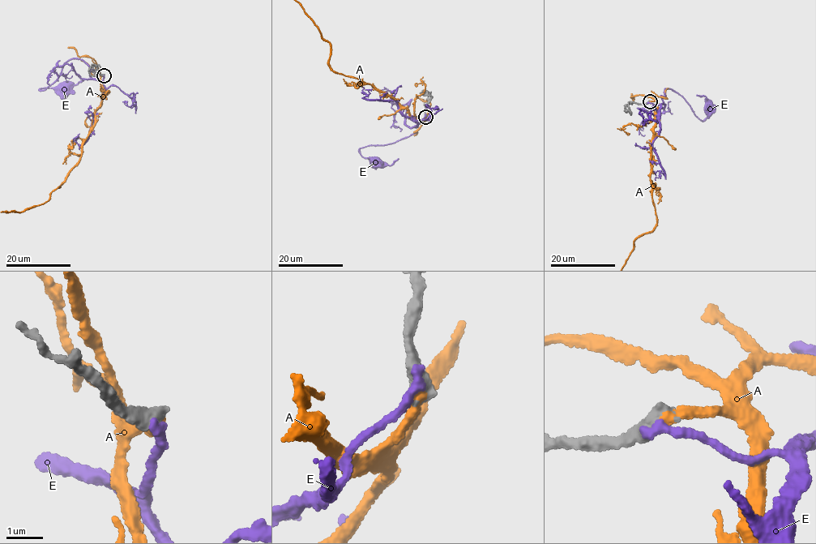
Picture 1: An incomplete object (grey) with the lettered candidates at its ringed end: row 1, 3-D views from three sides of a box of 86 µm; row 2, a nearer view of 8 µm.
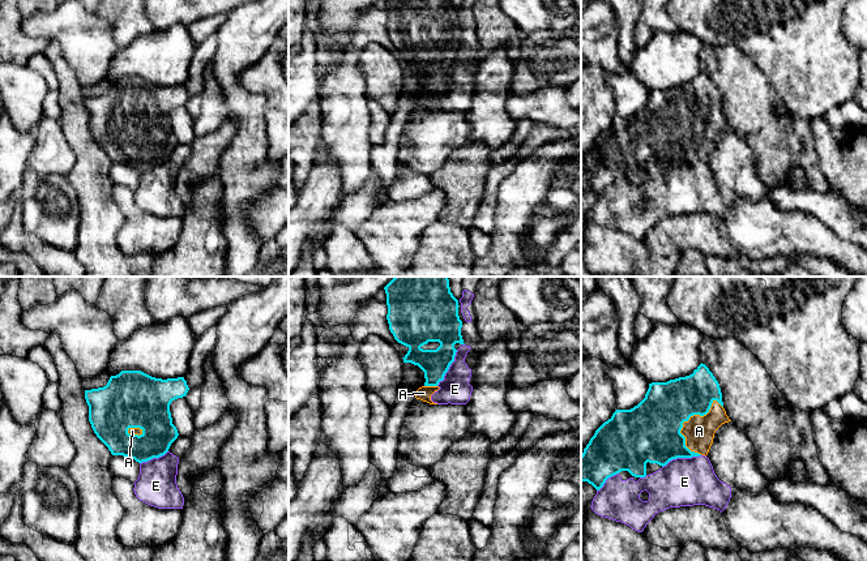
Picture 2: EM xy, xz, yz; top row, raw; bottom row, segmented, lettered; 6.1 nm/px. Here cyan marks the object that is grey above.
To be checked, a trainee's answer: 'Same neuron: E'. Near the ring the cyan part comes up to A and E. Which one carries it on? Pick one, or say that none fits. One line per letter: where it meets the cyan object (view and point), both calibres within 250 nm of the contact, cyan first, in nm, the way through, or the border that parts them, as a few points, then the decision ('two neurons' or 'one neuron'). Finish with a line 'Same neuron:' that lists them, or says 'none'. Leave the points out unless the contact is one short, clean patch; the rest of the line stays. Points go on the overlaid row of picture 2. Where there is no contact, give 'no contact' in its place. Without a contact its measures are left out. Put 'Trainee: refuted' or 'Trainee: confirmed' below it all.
A: meets cyan in yz at (690, 416); 360 nm thick on the cyan side, 190 nm on the other; one neuron
E: meets cyan in yz at (680, 457); 360 nm thick on the cyan side, 300 nm on the other; two neurons
Same neuron: A
Trainee: refuted

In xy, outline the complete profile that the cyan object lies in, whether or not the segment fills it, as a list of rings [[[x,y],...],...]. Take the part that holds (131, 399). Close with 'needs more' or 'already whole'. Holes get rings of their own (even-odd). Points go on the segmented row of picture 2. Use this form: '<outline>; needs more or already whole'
[[[121,371],[106,386],[85,390],[89,421],[112,455],[148,462],[165,455],[178,438],[170,404],[188,390],[184,377],[162,380]]]; needs more

